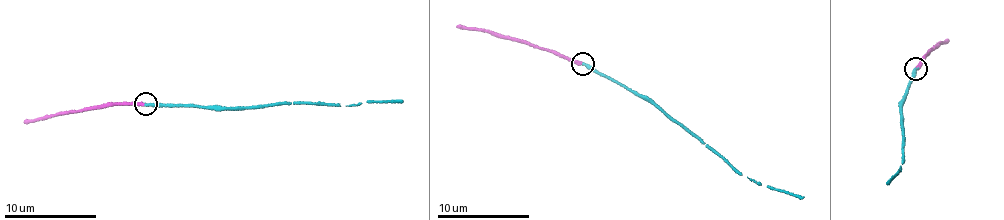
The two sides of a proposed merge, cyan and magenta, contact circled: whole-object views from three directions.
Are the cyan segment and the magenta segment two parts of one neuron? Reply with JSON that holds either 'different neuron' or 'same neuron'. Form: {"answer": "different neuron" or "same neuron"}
{"answer": "same neuron"}

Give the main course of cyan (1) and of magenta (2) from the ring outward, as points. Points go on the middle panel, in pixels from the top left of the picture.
1: (583, 63), (648, 97), (742, 174), (803, 197)
2: (583, 63), (482, 29), (456, 25)

